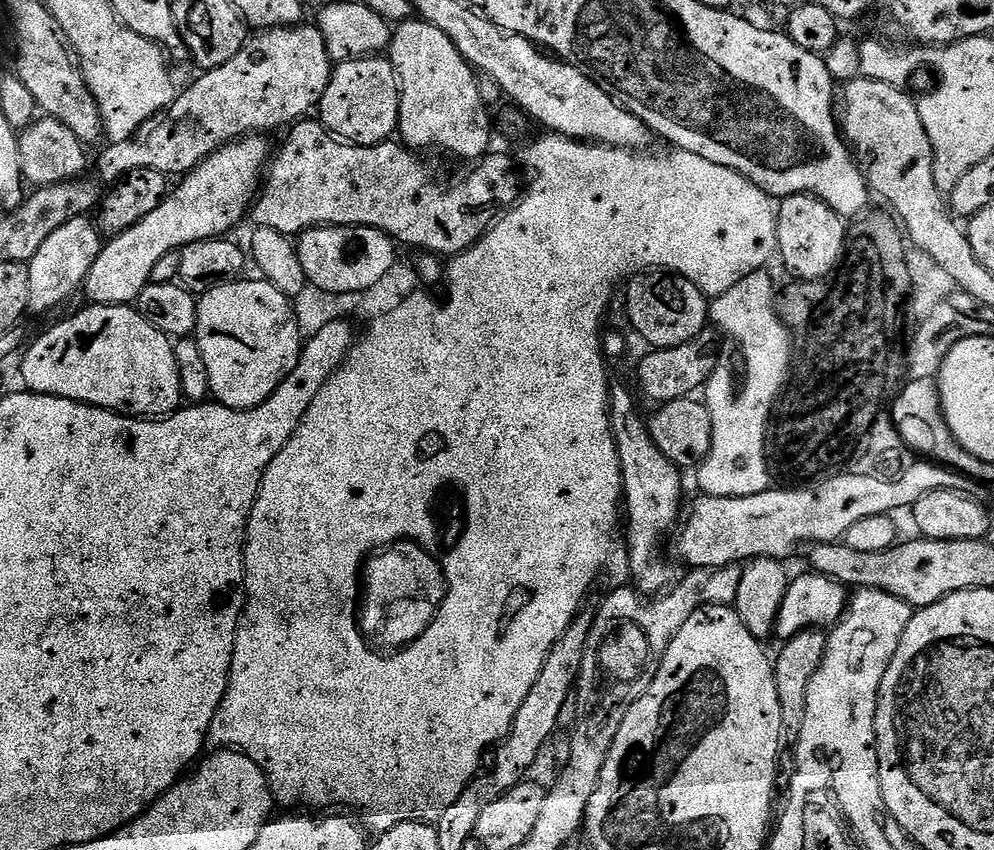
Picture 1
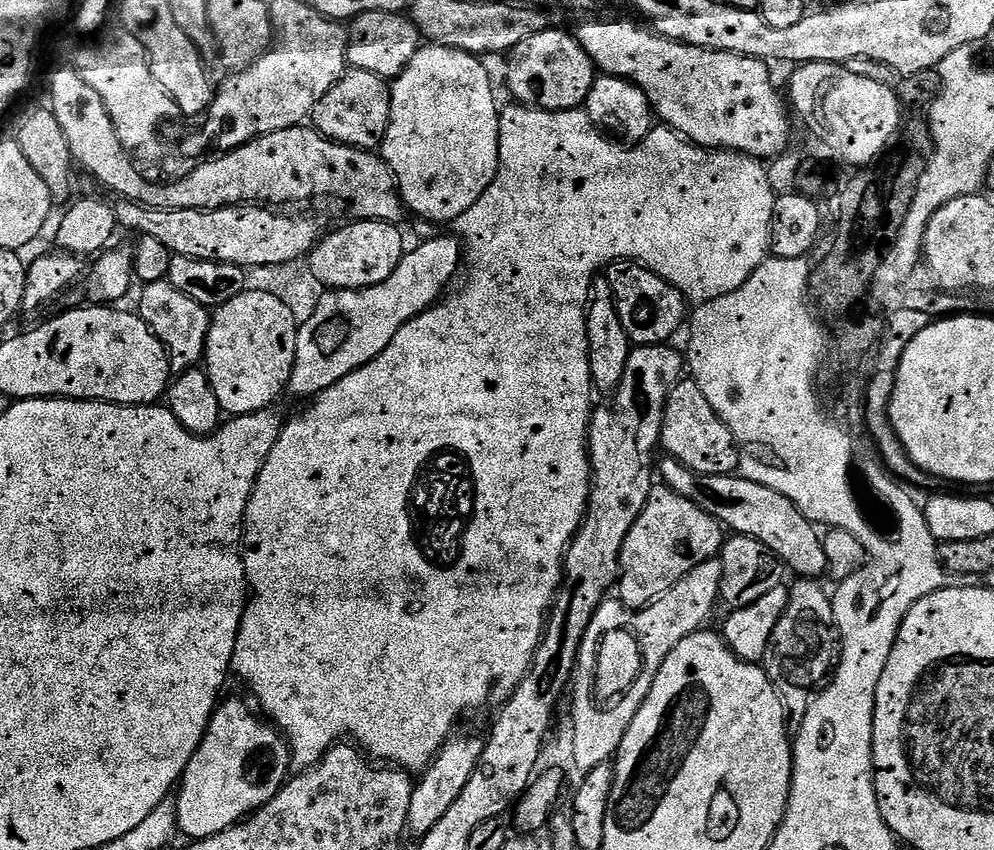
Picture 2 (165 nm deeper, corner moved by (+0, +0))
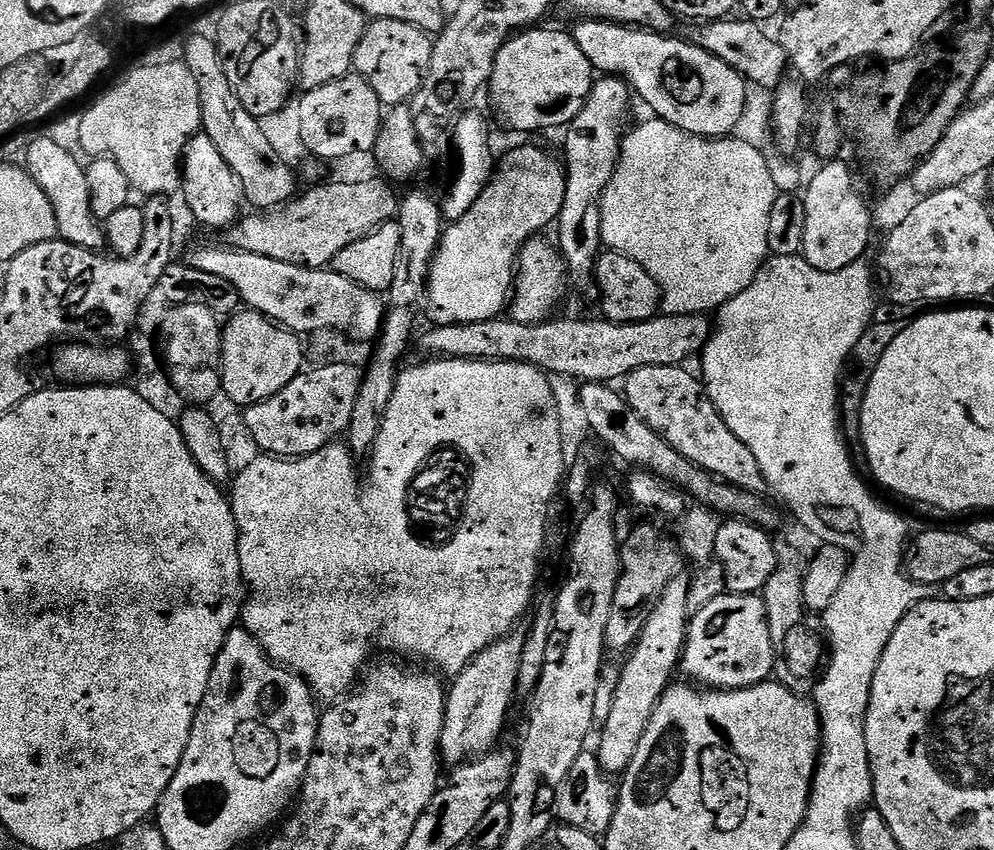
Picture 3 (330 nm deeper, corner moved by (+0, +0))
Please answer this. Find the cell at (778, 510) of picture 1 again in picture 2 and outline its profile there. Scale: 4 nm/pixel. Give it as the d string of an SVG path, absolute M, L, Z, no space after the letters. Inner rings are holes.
M653 486L638 522L630 526L626 542L622 542L618 599L627 608L644 608L666 590L670 590L690 570L719 557L726 539L726 529L702 506L690 502L682 494L663 486Z

